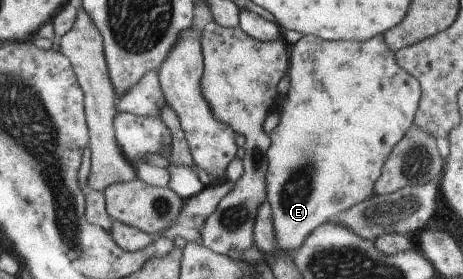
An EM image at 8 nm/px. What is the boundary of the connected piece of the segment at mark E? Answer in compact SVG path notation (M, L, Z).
M379 34L366 42L326 40L303 35L291 46L291 87L279 124L271 131L266 177L267 201L273 208L276 242L281 252L300 248L325 222L337 221L352 207L375 195L375 186L394 151L413 127L422 101L422 83L407 73Z

